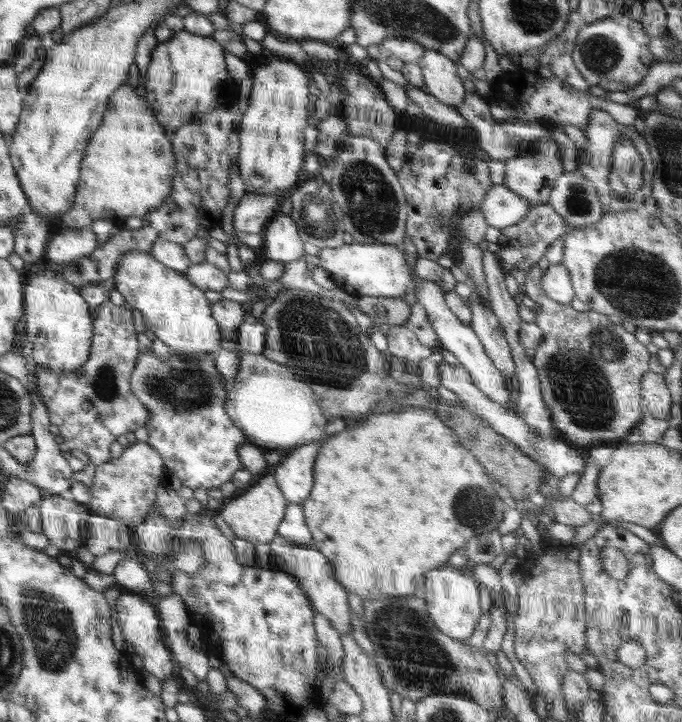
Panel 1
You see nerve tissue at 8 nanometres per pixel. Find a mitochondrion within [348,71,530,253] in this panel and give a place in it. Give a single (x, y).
(437, 216)

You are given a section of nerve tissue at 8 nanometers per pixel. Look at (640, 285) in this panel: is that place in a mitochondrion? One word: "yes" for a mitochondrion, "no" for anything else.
yes

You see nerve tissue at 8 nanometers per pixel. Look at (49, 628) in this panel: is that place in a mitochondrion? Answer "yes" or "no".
yes

